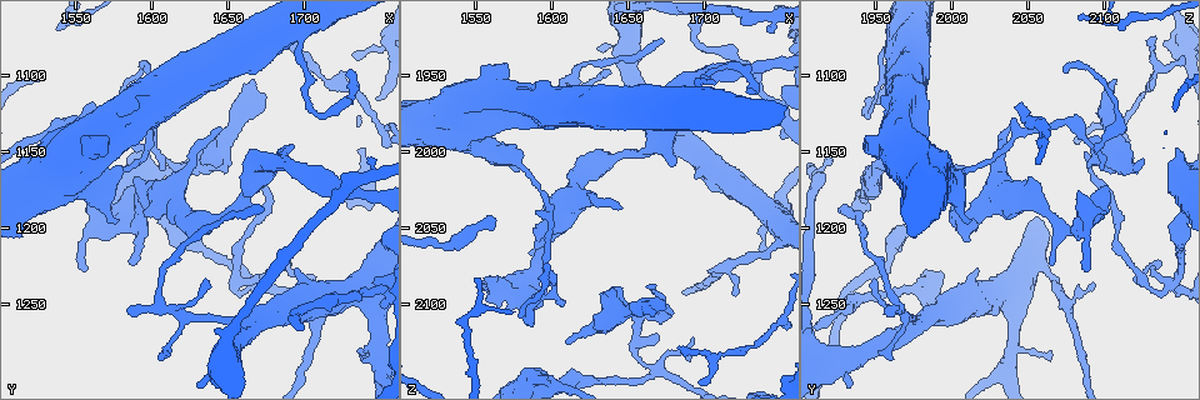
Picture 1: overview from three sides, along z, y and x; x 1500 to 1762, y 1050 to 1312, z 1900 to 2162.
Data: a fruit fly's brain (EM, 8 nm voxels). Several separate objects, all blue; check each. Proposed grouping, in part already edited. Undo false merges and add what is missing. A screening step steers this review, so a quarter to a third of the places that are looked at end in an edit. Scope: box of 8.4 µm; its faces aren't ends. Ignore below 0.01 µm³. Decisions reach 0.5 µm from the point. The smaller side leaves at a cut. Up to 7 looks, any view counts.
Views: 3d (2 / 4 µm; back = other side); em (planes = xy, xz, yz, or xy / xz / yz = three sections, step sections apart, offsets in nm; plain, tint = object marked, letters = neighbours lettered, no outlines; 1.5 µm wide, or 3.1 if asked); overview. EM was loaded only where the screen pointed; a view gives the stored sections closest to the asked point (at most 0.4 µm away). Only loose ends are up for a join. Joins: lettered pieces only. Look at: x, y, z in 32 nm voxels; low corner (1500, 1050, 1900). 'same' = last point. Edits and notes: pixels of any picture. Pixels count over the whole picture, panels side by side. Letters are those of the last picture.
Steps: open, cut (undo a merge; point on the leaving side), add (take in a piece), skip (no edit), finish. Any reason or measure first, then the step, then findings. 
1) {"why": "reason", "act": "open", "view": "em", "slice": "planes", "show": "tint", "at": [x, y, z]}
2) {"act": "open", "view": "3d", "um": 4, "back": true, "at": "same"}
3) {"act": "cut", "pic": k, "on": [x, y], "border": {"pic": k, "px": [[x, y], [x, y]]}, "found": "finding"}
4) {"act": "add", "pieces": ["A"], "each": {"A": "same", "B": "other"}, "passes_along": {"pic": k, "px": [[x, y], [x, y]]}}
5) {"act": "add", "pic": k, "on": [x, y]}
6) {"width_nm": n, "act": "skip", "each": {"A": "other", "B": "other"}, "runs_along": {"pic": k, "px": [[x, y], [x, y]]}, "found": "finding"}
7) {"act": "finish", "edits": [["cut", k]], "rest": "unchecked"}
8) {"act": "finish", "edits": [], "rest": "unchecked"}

{"why": "tapers out", "act": "open", "view": "3d", "um": 2, "at": [1588, 1222, 2064]}

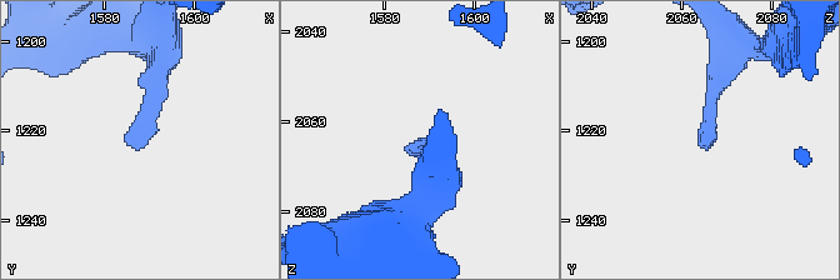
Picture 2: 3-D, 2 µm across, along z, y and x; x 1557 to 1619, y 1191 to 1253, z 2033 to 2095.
{"why": "shape alone is not enough", "act": "open", "view": "em", "slice": "xz", "step": 4, "show": "letters", "at": [1587, 1223, 2065]}

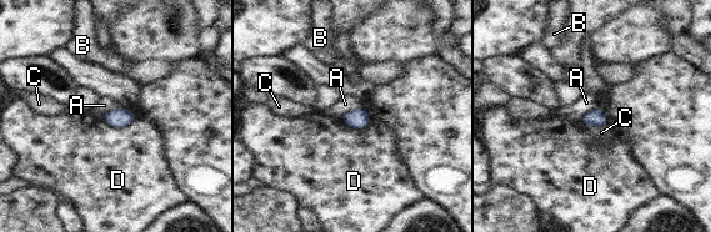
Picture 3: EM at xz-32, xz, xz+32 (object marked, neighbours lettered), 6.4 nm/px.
{"act": "skip", "each": {"A": "other", "B": "other", "C": "other", "D": "other"}, "border": {"pic": 3, "px": [[361, 106], [346, 111], [339, 119]]}, "found": "no lettered piece goes on from it"}

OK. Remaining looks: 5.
{"why": "branch stops here", "act": "open", "view": "3d", "um": 2, "at": [1590, 1166, 2052]}

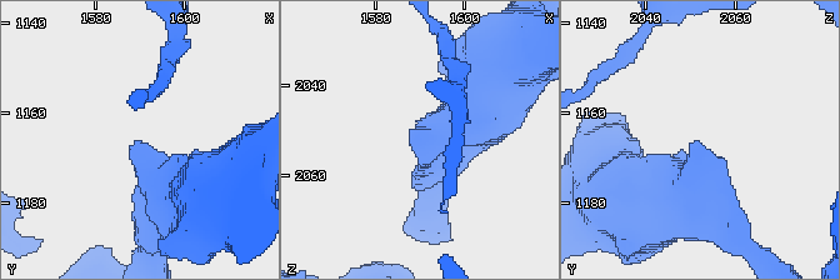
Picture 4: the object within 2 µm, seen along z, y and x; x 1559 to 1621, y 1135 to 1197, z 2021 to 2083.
{"act": "open", "view": "em", "slice": "planes", "show": "letters", "at": [1589, 1166, 2053]}

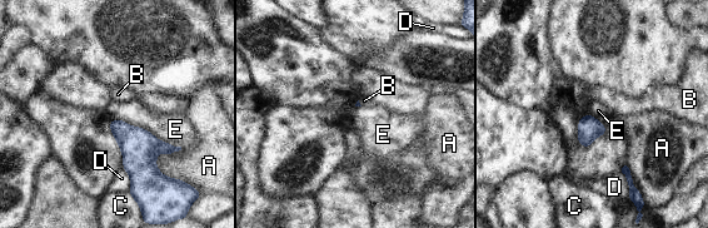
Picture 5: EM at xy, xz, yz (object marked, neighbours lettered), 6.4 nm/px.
{"act": "skip", "each": {"A": "other", "B": "other", "C": "other", "D": "other", "E": "other"}, "border": {"pic": 5, "px": [[110, 119], [143, 127], [182, 147]]}, "found": "no lettered piece goes on from it"}

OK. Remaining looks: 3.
{"why": "branch stops here", "act": "open", "view": "3d", "um": 2, "at": [1644, 1134, 2038]}

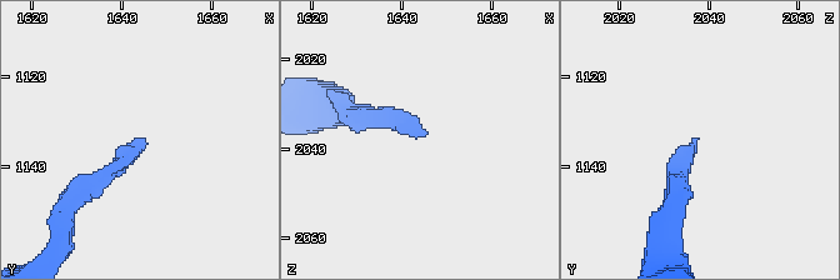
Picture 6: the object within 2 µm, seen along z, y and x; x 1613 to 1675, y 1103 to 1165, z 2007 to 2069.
{"act": "open", "view": "em", "slice": "planes", "show": "plain", "at": [1644, 1133, 2037]}

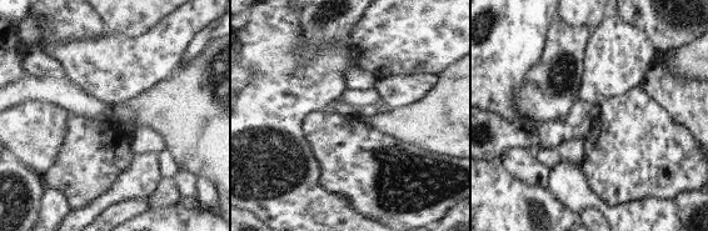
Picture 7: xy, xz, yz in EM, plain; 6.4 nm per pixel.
{"why": "what lies round it", "act": "open", "view": "em", "slice": "planes", "show": "letters", "at": "same"}

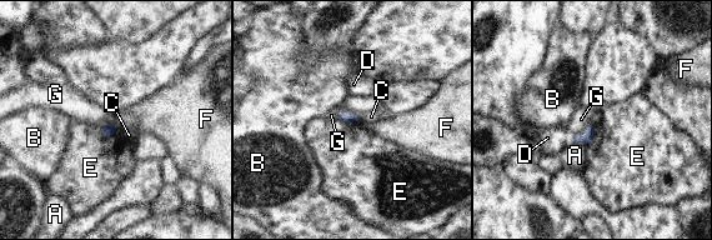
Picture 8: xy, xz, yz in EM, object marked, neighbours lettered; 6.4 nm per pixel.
{"longest_contact_nm": ["G", 170], "act": "skip", "each": {"A": "other", "B": "other", "C": "other", "D": "other", "E": "other", "F": "other", "G": "other"}, "border": {"pic": 8, "px": [[113, 121], [119, 128]]}, "found": "none of them fits"}

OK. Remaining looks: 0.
{"act": "finish", "edits": [], "rest": "unchecked"}

